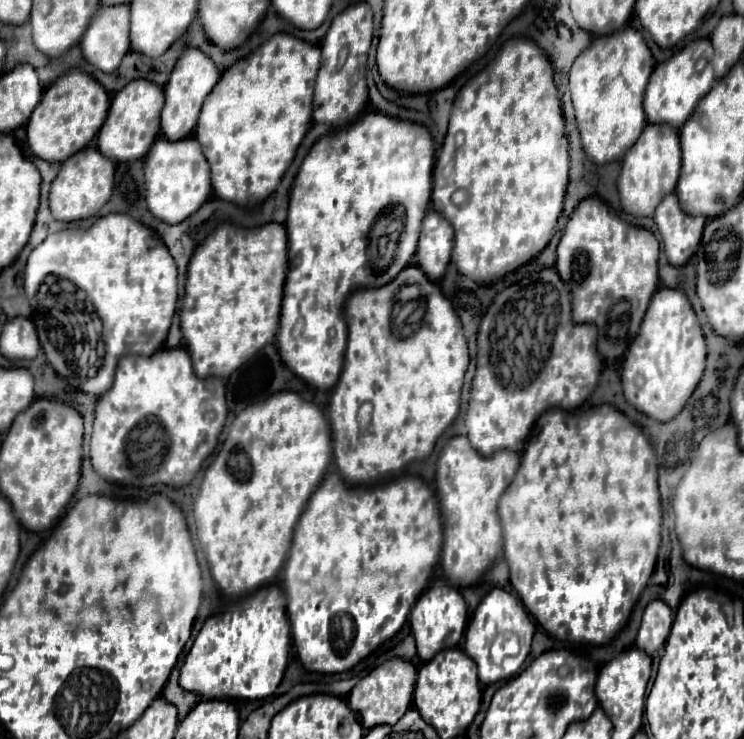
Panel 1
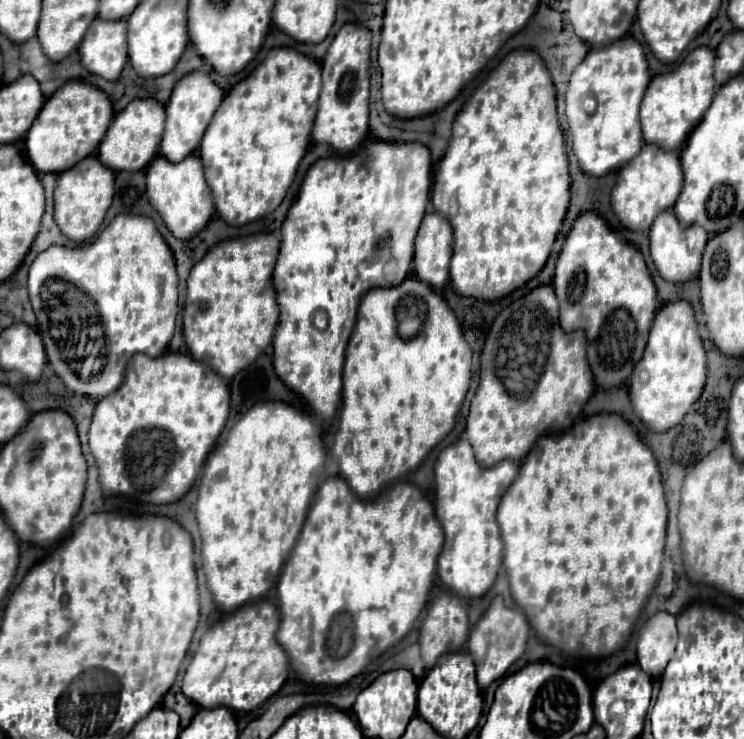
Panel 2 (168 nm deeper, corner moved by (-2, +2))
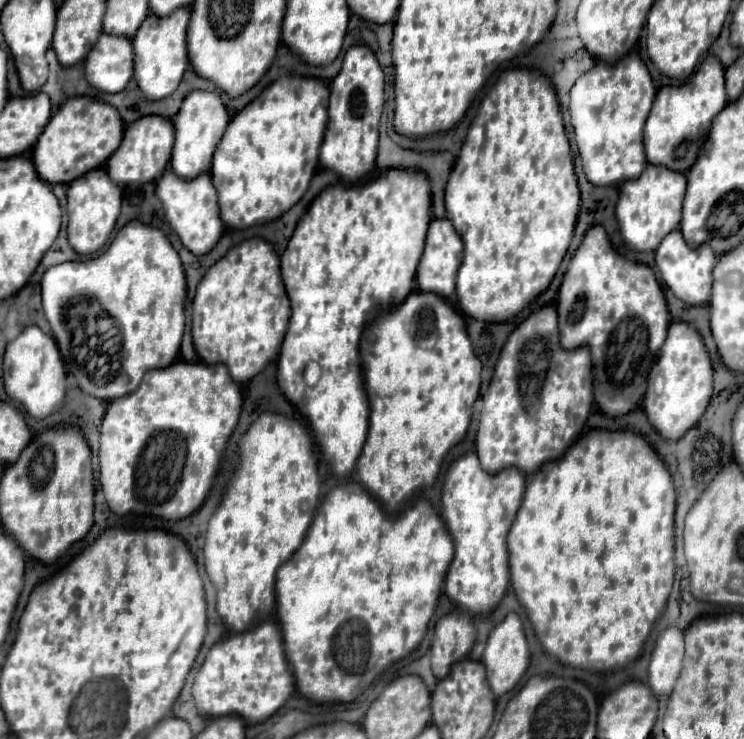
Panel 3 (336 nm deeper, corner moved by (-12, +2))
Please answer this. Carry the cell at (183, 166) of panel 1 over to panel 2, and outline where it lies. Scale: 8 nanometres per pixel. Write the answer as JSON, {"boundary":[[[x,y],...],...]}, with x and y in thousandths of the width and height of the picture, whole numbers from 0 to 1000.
{"boundary":[[[253,210],[242,221],[228,221],[220,212],[210,212],[196,229],[196,264],[237,323],[258,323],[288,291],[285,261],[274,242],[274,226],[261,210]]]}

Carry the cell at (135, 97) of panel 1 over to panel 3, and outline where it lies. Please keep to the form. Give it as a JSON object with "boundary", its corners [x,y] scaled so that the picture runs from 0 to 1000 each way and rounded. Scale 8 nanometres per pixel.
{"boundary":[[[196,156],[172,169],[161,199],[156,202],[156,207],[151,207],[151,212],[142,221],[151,245],[156,245],[159,250],[210,245],[215,234],[220,234],[226,226],[226,212],[231,207],[231,180],[231,164],[218,156]]]}

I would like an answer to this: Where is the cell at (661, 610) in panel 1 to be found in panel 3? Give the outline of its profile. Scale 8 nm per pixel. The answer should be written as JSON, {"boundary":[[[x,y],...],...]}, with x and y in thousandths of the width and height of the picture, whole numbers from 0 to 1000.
{"boundary":[[[895,848],[882,865],[874,903],[871,927],[887,940],[901,940],[914,908],[919,903],[919,854],[911,848]]]}

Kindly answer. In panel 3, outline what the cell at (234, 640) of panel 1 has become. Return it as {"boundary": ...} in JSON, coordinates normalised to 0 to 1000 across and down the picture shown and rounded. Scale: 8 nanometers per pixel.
{"boundary":[[[352,840],[339,854],[309,857],[282,876],[263,911],[258,940],[269,968],[323,968],[347,978],[371,965],[395,935],[395,913],[382,886],[382,867],[368,840]]]}

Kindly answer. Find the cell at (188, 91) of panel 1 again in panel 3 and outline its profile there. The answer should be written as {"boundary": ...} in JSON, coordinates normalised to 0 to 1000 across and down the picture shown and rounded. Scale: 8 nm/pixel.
{"boundary":[[[263,120],[255,129],[250,129],[242,150],[231,161],[237,175],[237,194],[234,194],[231,218],[228,218],[231,231],[247,242],[258,242],[269,234],[277,234],[285,223],[285,207],[296,194],[296,185],[301,183],[306,164],[309,164],[309,153],[298,139],[298,134],[293,131],[293,126]]]}

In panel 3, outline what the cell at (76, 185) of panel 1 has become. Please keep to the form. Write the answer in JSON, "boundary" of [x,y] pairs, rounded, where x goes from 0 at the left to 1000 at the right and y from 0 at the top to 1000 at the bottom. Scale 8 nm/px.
{"boundary":[[[140,226],[124,229],[116,237],[99,242],[91,253],[91,326],[97,337],[108,345],[121,345],[134,340],[148,315],[153,313],[156,296],[161,291],[164,256],[153,245],[148,245]]]}

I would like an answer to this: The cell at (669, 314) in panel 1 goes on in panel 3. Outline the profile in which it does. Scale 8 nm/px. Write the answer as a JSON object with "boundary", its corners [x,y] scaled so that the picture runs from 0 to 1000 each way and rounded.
{"boundary":[[[906,434],[898,442],[898,456],[876,494],[863,553],[879,581],[901,597],[914,594],[938,572],[957,537],[957,488],[941,451],[919,434]]]}

